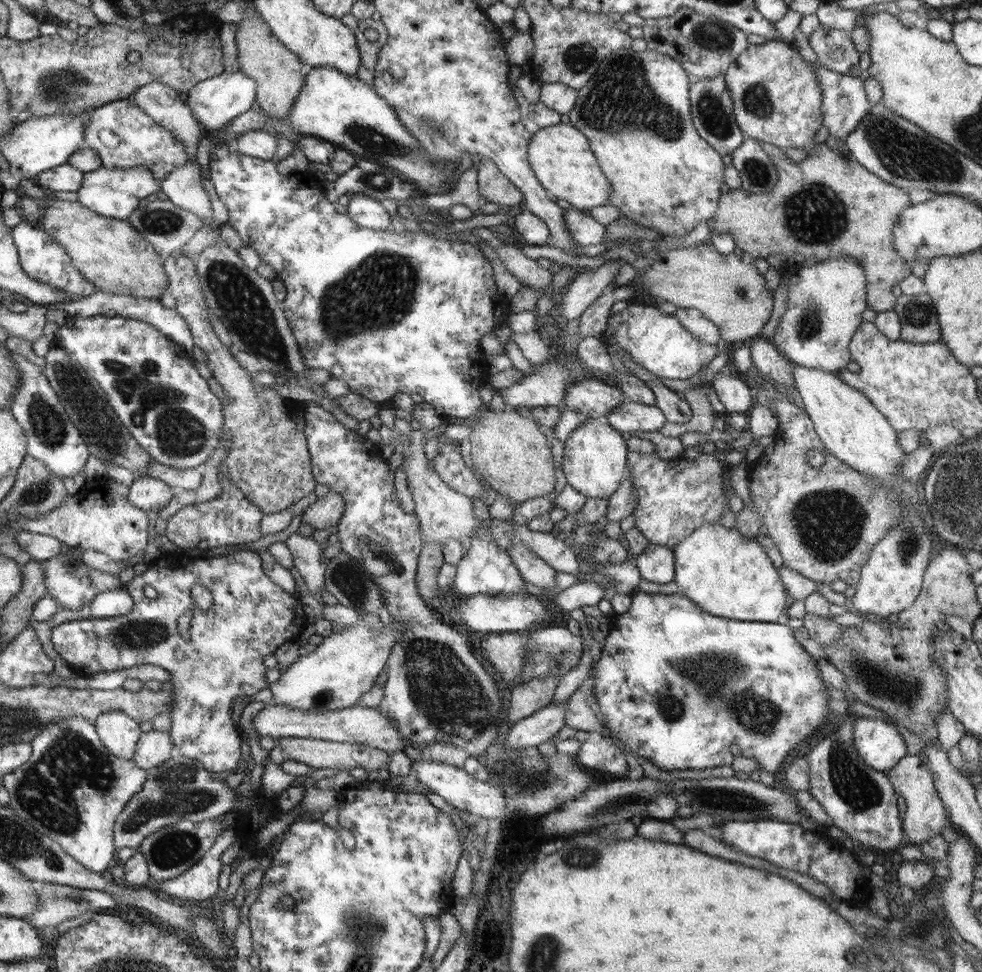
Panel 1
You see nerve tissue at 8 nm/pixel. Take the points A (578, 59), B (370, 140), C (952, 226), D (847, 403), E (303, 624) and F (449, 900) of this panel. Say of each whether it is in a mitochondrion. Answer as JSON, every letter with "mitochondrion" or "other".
{"A":"mitochondrion","B":"mitochondrion","C":"other","D":"other","E":"other","F":"other"}

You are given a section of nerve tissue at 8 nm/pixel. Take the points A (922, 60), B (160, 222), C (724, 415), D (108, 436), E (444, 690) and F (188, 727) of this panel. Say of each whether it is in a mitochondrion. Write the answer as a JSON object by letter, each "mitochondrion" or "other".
{"A":"other","B":"mitochondrion","C":"other","D":"mitochondrion","E":"mitochondrion","F":"other"}

